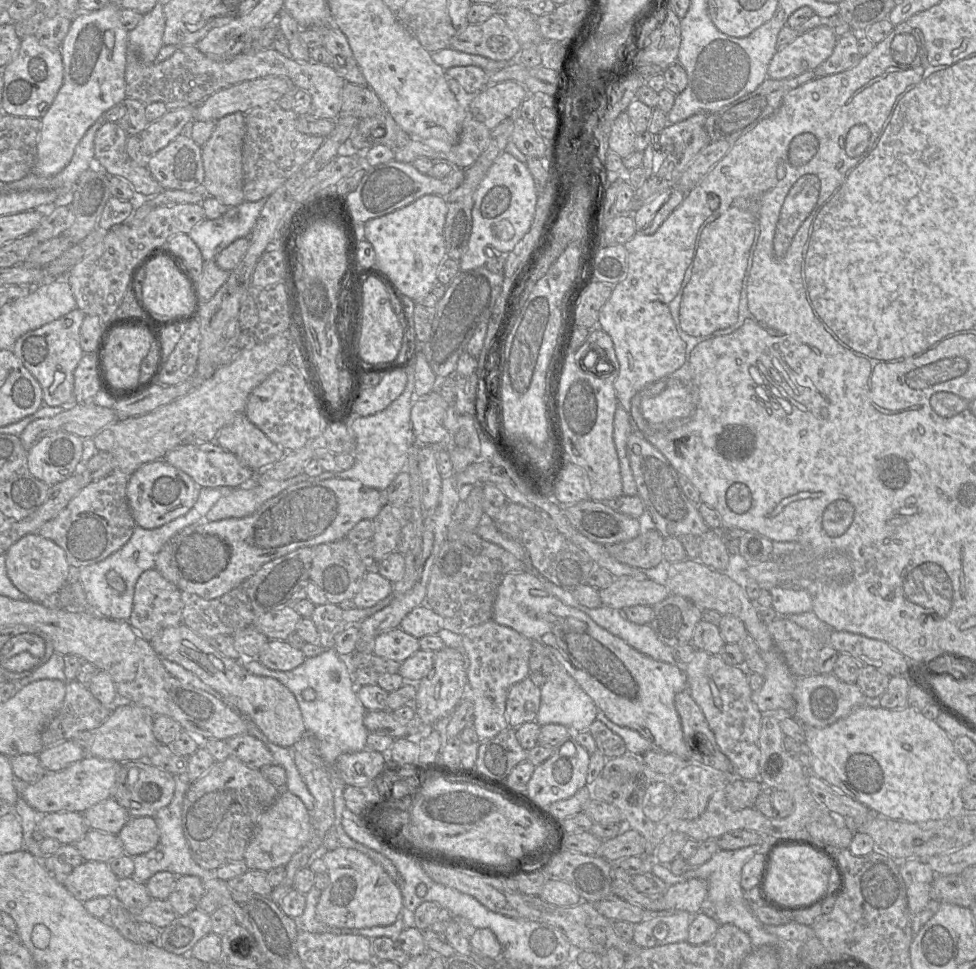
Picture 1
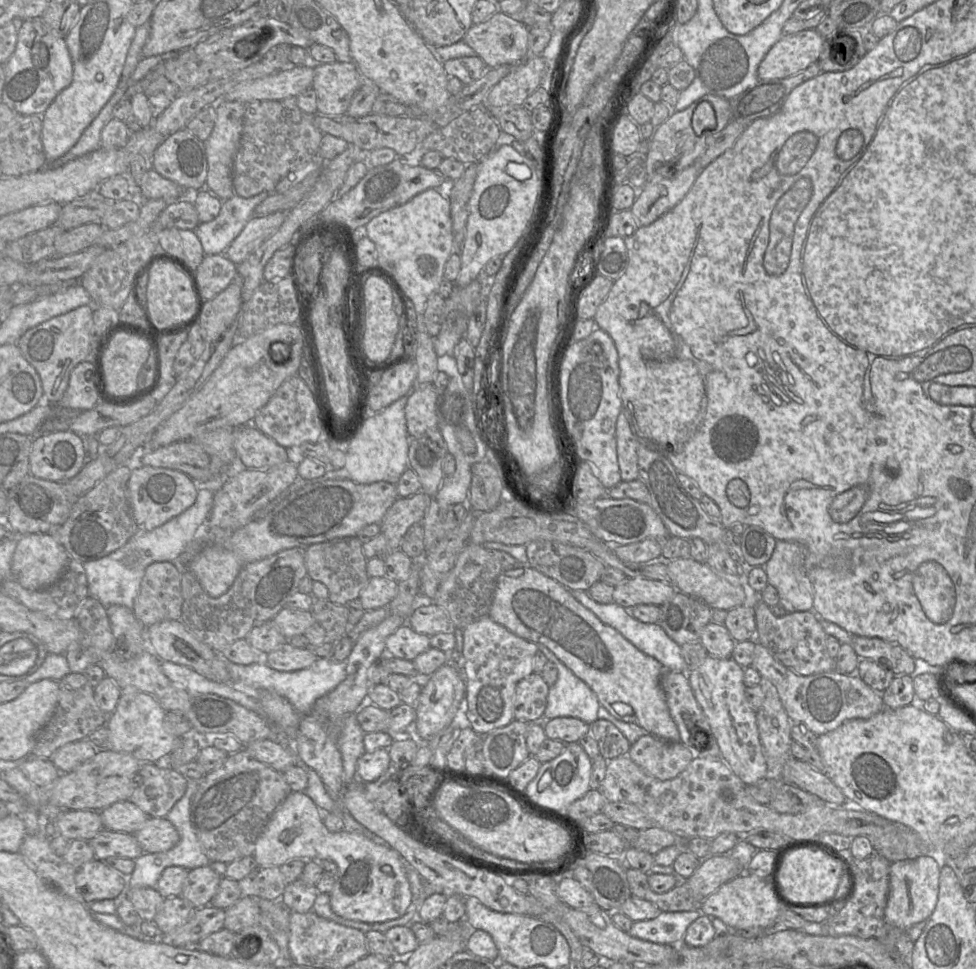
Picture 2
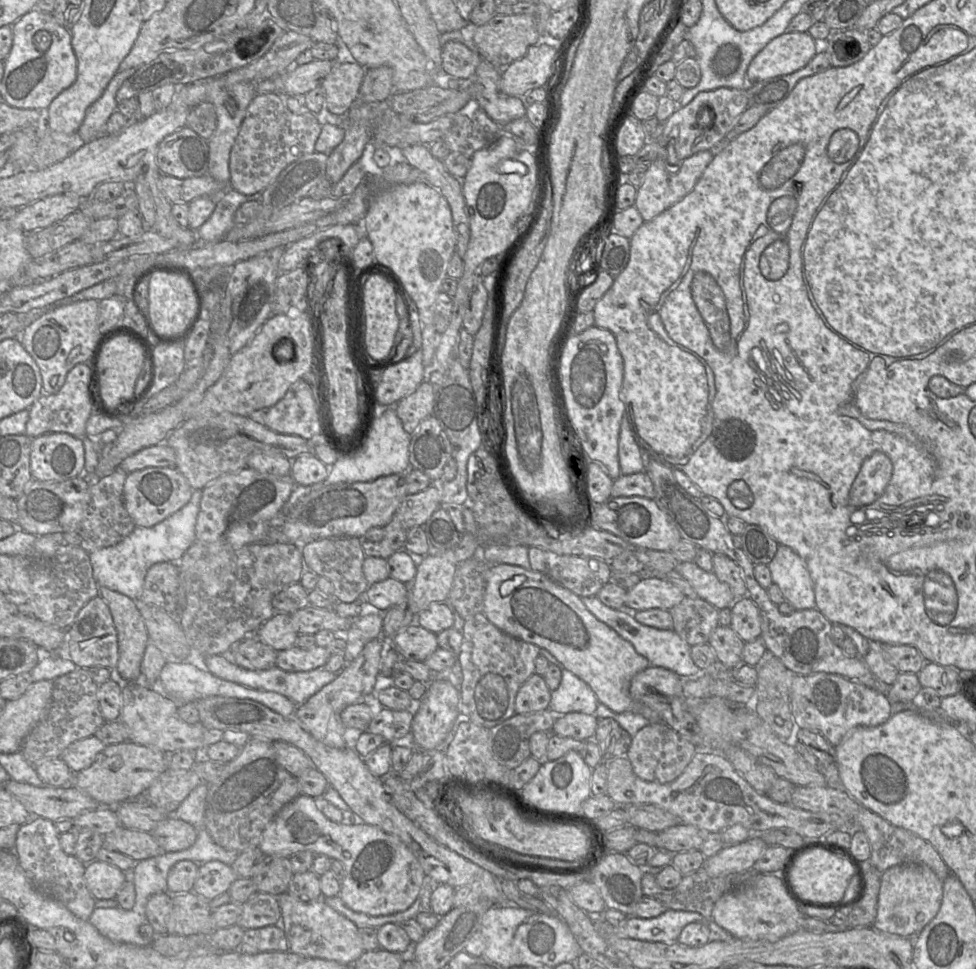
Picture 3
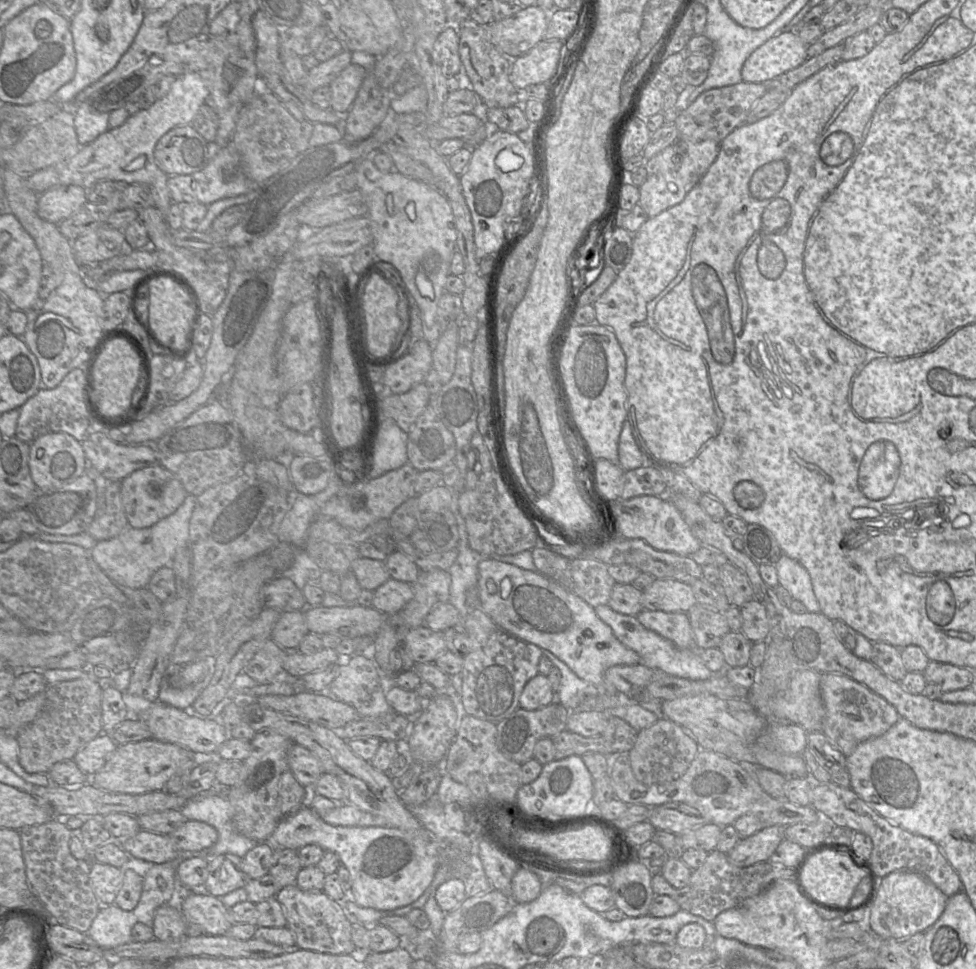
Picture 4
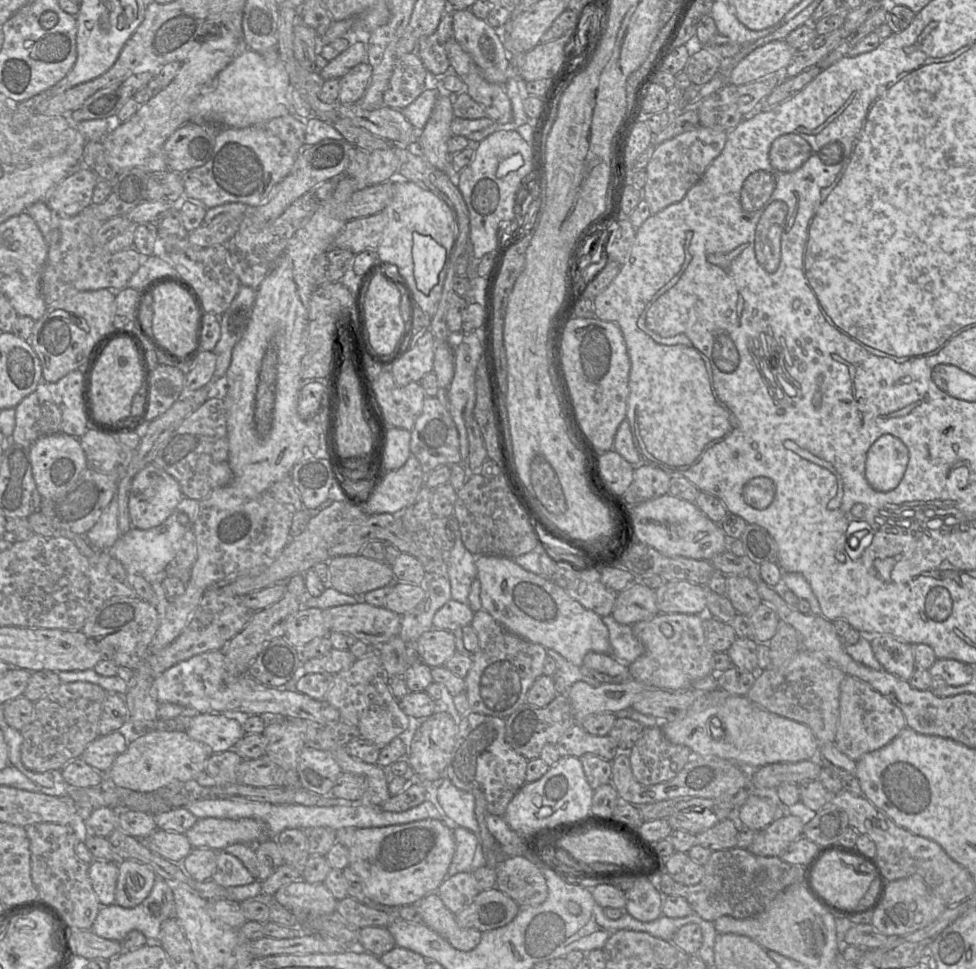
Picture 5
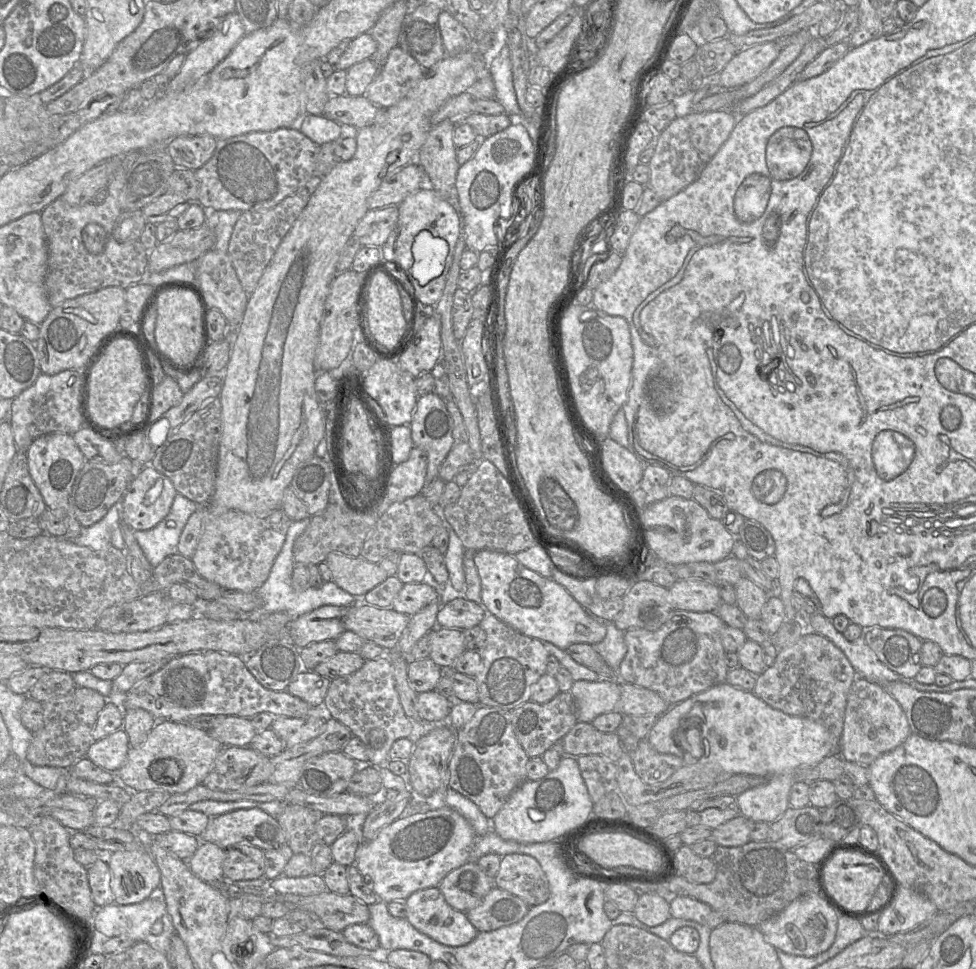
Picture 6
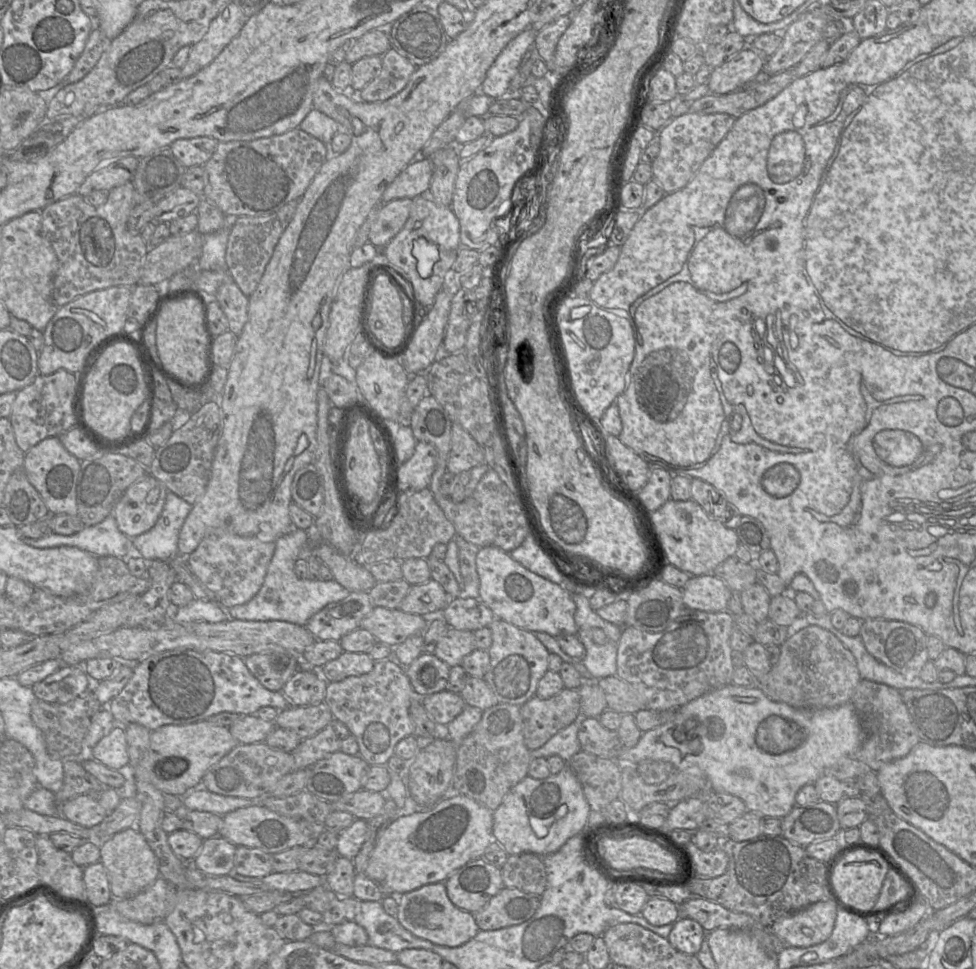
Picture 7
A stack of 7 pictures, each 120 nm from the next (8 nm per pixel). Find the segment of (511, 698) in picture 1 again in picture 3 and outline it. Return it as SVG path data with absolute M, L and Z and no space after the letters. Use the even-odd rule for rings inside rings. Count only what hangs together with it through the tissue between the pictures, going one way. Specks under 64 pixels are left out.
M536 673L531 675L519 688L515 711L517 714L530 714L549 709L551 691L543 676Z

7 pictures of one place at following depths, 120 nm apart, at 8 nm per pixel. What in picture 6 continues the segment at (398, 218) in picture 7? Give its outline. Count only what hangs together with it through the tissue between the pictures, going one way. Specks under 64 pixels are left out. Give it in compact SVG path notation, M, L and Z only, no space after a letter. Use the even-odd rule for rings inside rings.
M390 205L380 209L369 210L358 223L353 236L359 239L362 246L382 247L395 228L398 216L398 205Z

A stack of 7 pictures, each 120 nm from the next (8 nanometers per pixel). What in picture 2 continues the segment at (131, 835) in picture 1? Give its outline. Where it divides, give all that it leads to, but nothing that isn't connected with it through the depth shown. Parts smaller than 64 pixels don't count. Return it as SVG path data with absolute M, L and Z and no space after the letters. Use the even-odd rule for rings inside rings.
M166 817L149 818L134 835L144 853L165 852L180 841L179 832Z

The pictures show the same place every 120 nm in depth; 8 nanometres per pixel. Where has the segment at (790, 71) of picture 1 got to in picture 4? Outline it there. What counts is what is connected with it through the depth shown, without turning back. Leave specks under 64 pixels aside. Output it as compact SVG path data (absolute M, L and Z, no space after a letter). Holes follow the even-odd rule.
M783 29L754 50L741 69L744 82L763 83L807 59L807 45L795 30Z

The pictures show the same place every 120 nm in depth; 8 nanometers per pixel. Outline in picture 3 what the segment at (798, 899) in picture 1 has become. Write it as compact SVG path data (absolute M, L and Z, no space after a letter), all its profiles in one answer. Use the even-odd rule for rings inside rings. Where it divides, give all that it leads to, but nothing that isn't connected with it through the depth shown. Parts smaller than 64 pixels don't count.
M808 849L800 852L791 861L786 874L786 883L791 893L800 900L815 900L815 901L838 901L846 898L846 889L849 886L854 868L852 864L845 858L834 855L824 849Z

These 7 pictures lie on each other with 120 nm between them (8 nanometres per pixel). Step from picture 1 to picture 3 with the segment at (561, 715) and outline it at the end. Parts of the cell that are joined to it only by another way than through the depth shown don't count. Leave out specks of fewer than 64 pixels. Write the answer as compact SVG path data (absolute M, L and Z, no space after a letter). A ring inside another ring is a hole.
M540 648L540 654L551 664L556 665L562 673L560 685L556 690L551 692L549 709L555 714L580 712L595 715L599 701L590 686L567 670L564 665L546 649Z

